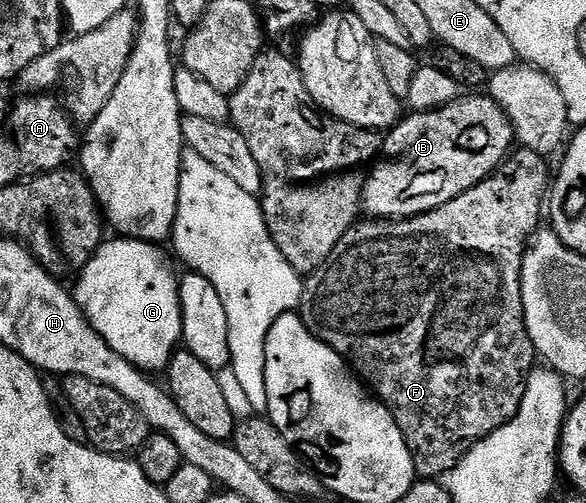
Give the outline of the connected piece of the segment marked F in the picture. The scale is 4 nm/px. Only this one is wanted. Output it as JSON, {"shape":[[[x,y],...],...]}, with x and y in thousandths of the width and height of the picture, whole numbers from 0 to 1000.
{"shape":[[[884,294],[829,360],[821,360],[790,388],[756,404],[756,412],[696,435],[618,437],[592,457],[585,475],[578,475],[572,499],[565,499],[555,517],[555,527],[519,553],[510,616],[514,640],[527,652],[534,668],[563,686],[589,716],[590,726],[601,732],[604,744],[635,775],[643,795],[655,801],[660,817],[667,817],[681,857],[688,857],[688,873],[705,915],[703,938],[713,940],[713,950],[758,950],[759,940],[775,932],[804,897],[804,889],[863,845],[886,817],[896,783],[896,763],[913,732],[913,696],[892,626],[889,525],[896,521],[896,497],[904,471],[925,445],[927,417],[933,408],[932,392],[940,376],[940,344],[937,352],[937,328],[930,320],[935,318],[925,306]]]}

